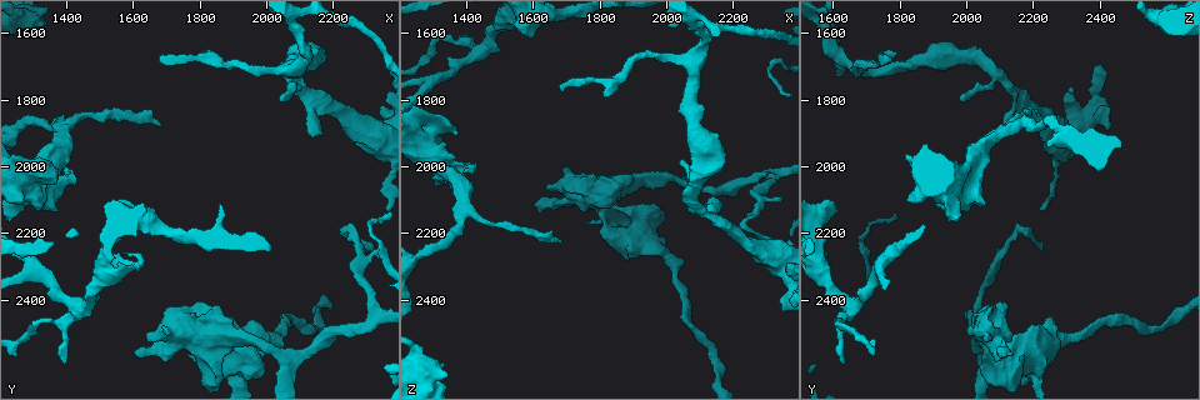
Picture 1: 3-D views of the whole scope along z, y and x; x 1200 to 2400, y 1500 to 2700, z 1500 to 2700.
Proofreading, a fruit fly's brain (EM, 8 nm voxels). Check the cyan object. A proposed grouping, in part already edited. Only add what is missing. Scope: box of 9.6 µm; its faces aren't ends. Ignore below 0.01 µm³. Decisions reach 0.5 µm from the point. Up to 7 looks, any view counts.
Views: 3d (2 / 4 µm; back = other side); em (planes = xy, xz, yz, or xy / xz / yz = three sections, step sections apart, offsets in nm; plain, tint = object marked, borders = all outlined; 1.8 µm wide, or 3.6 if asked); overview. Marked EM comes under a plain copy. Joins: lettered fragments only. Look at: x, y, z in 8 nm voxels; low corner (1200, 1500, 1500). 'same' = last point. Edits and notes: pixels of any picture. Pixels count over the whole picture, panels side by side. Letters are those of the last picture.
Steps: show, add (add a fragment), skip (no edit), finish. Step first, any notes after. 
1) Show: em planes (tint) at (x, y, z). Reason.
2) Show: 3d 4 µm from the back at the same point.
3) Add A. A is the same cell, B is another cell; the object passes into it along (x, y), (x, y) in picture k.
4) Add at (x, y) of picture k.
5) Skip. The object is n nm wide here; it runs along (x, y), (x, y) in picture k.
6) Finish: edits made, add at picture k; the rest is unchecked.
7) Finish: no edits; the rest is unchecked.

Show: em yz step 8 (tint) at (1680, 1870, 2210). Long arm stops here.

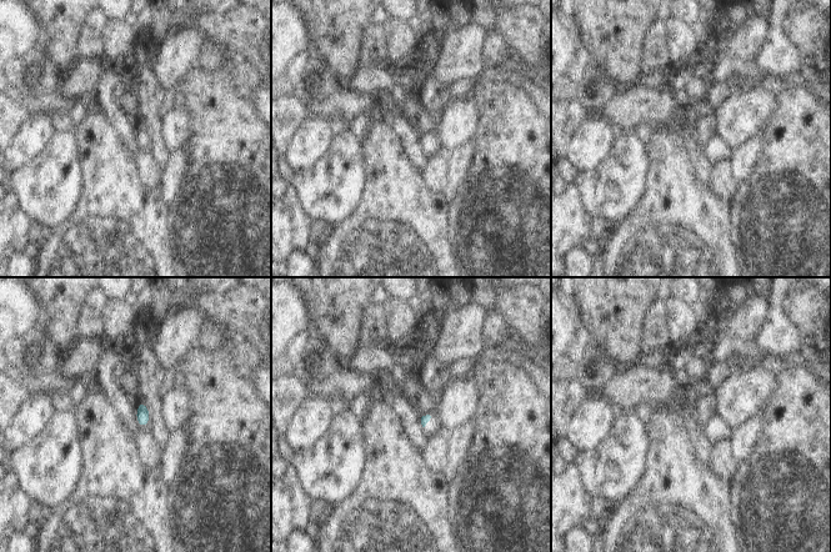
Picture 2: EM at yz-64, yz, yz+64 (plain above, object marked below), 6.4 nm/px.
Show: em planes (borders) at the same point.

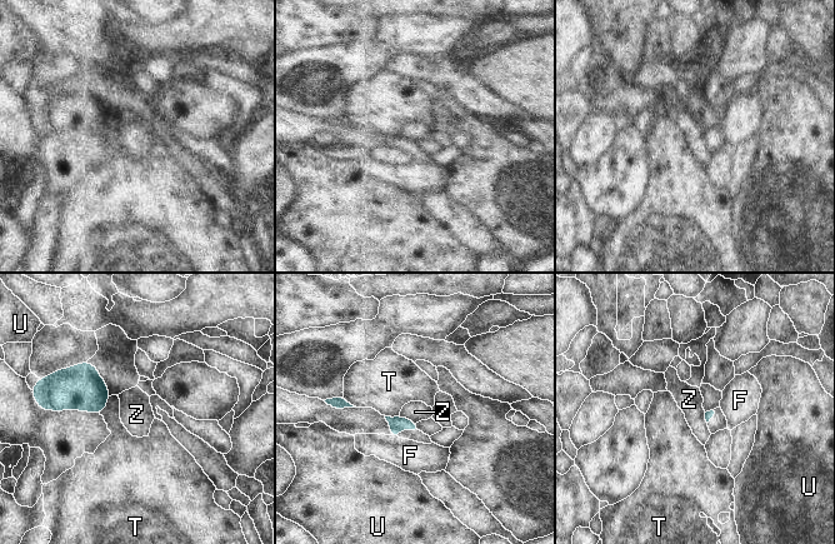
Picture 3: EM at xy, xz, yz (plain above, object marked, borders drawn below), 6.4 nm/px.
Skip. F, T, U and Z are other cells; a border runs along (400, 415), (415, 423) in picture 3; none of them fits.

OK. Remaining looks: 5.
Show: 3d 2 µm at (2180, 1650, 1990). An open end.

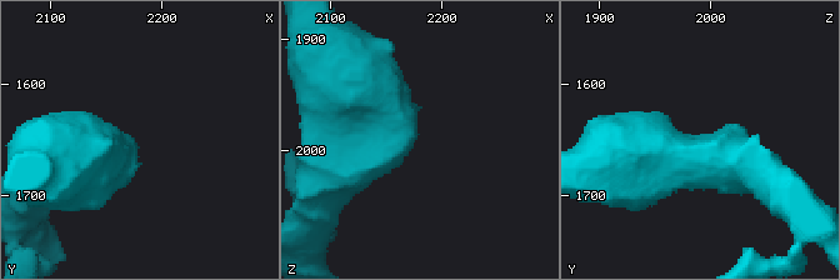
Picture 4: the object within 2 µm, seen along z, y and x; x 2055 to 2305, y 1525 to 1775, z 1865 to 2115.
Show: em 3.6 µm planes (borders) at (2176, 1654, 1990). Need the tissue.

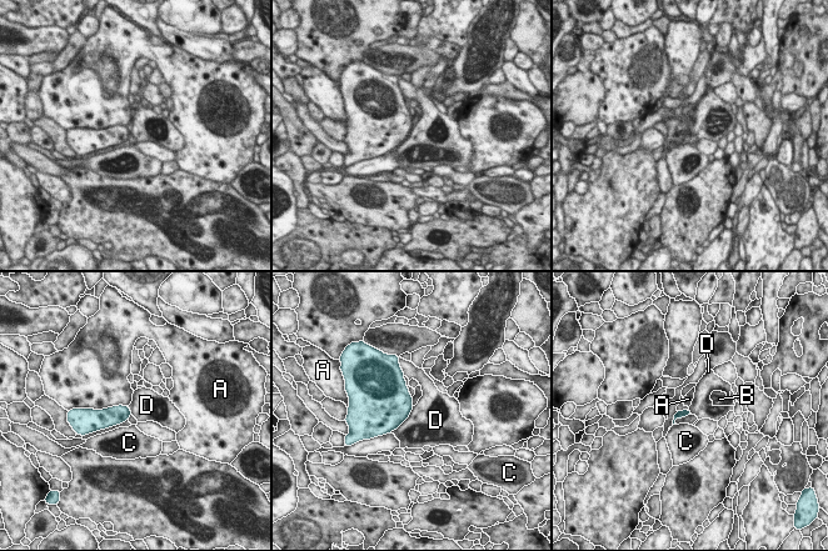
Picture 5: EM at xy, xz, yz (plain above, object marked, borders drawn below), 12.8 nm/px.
Skip. A, B, C and D are other cells; a border runs along (413, 406), (409, 415), (390, 431) in picture 5; no lettered fragment goes on from it.

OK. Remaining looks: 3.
Show: 3d 4 µm at (1680, 1680, 1770).

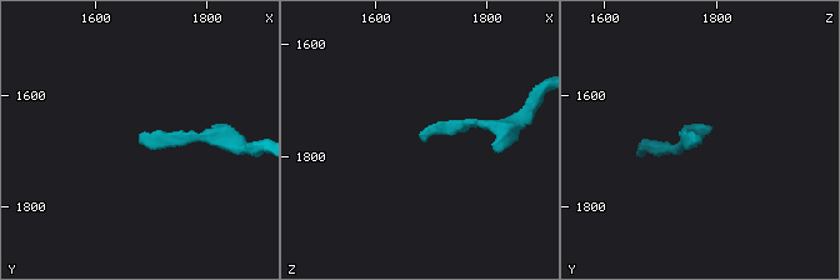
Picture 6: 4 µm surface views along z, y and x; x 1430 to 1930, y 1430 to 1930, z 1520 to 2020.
Show: em planes (borders) at (1685, 1680, 1770). Now the EM.

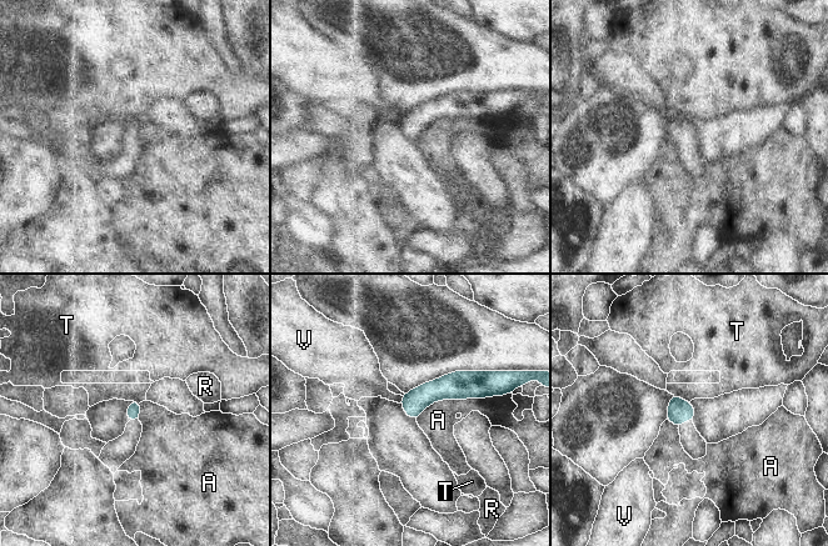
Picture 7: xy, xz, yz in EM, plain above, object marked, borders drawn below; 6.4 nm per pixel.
Skip. A, R, T and V are other cells; none of them fits.

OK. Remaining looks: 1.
Finish: no edits; the rest is unchecked.

